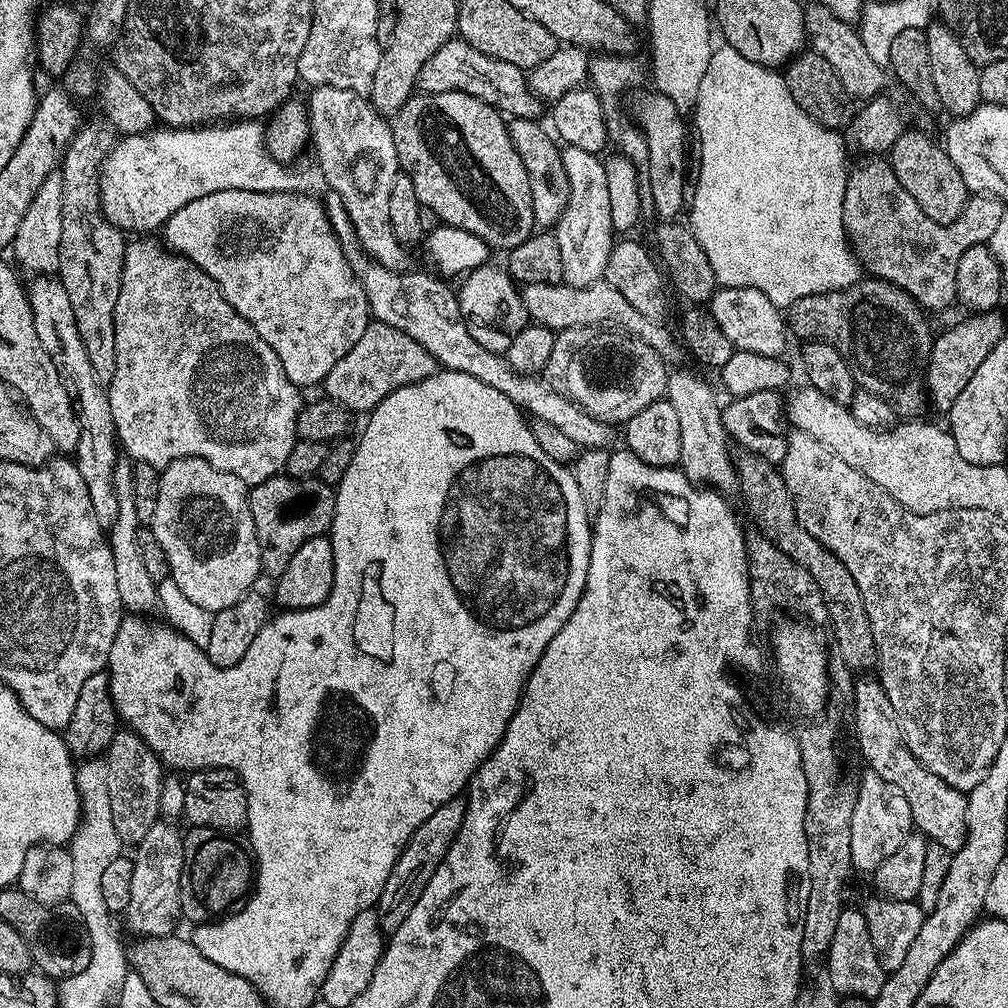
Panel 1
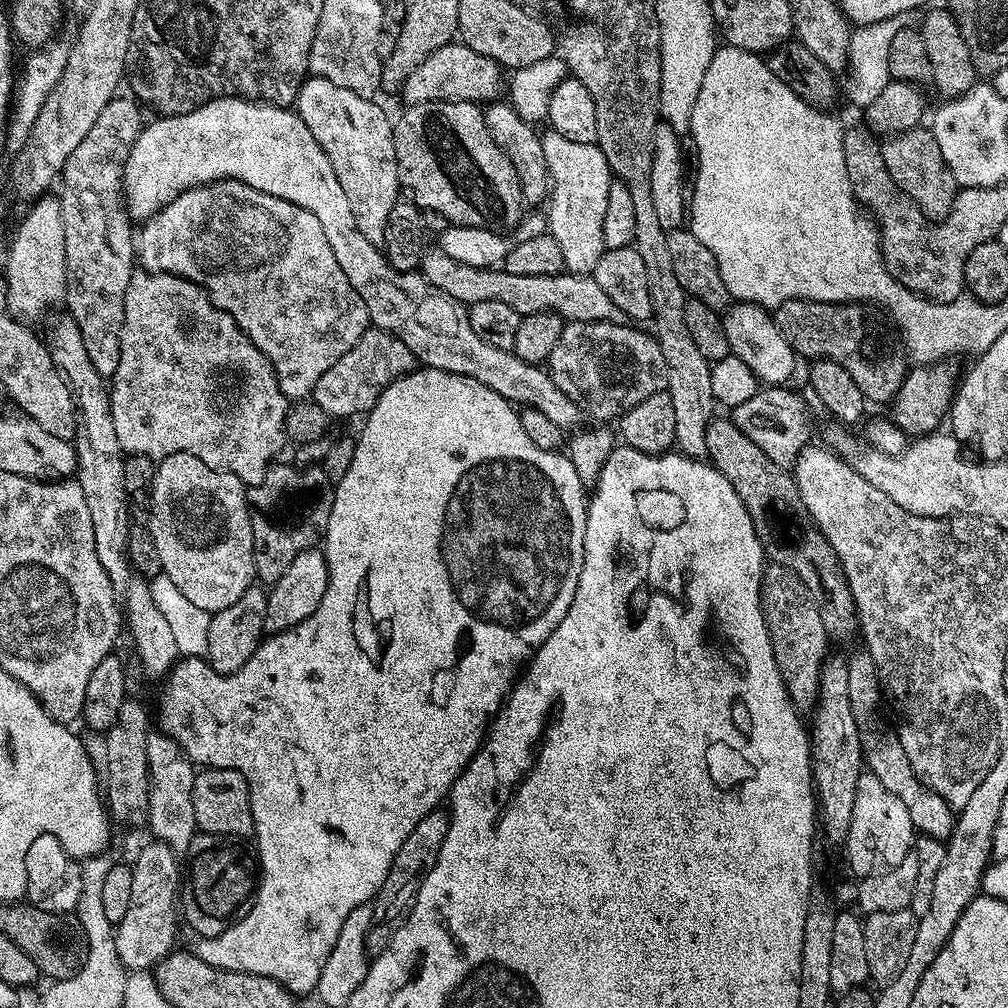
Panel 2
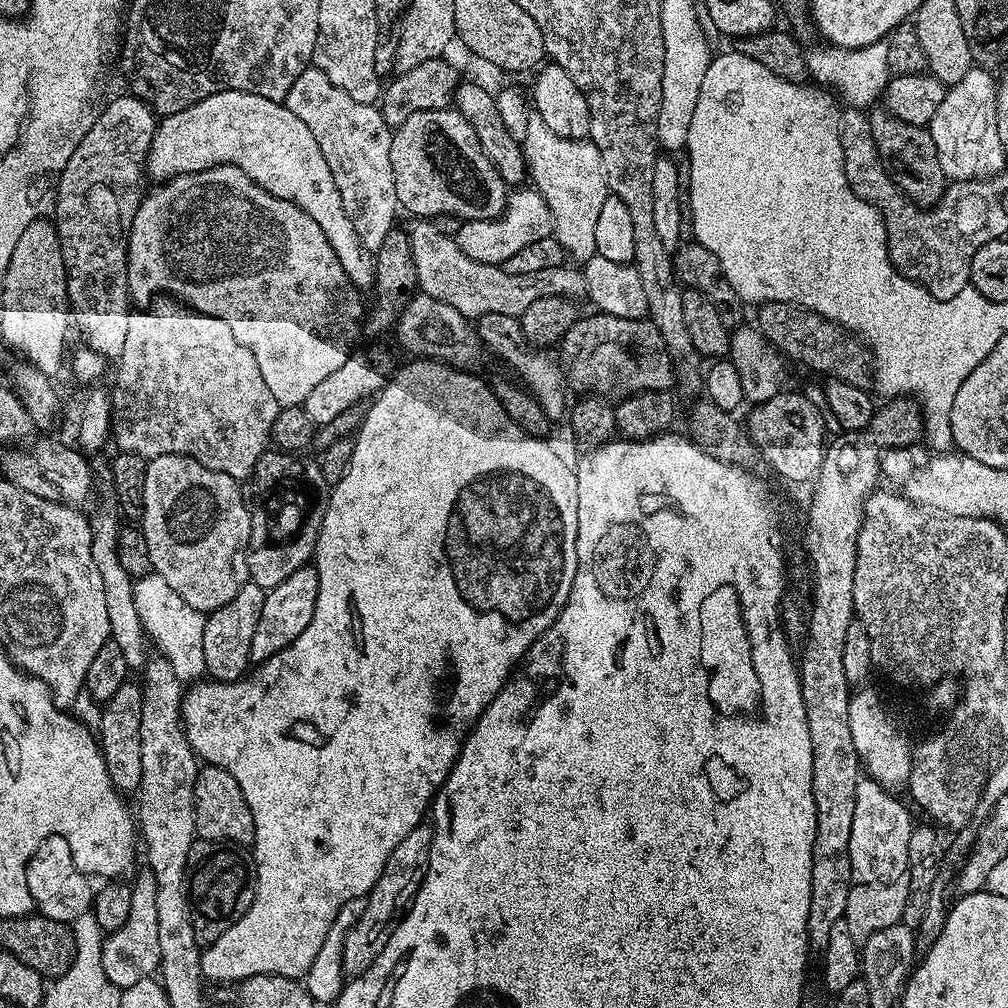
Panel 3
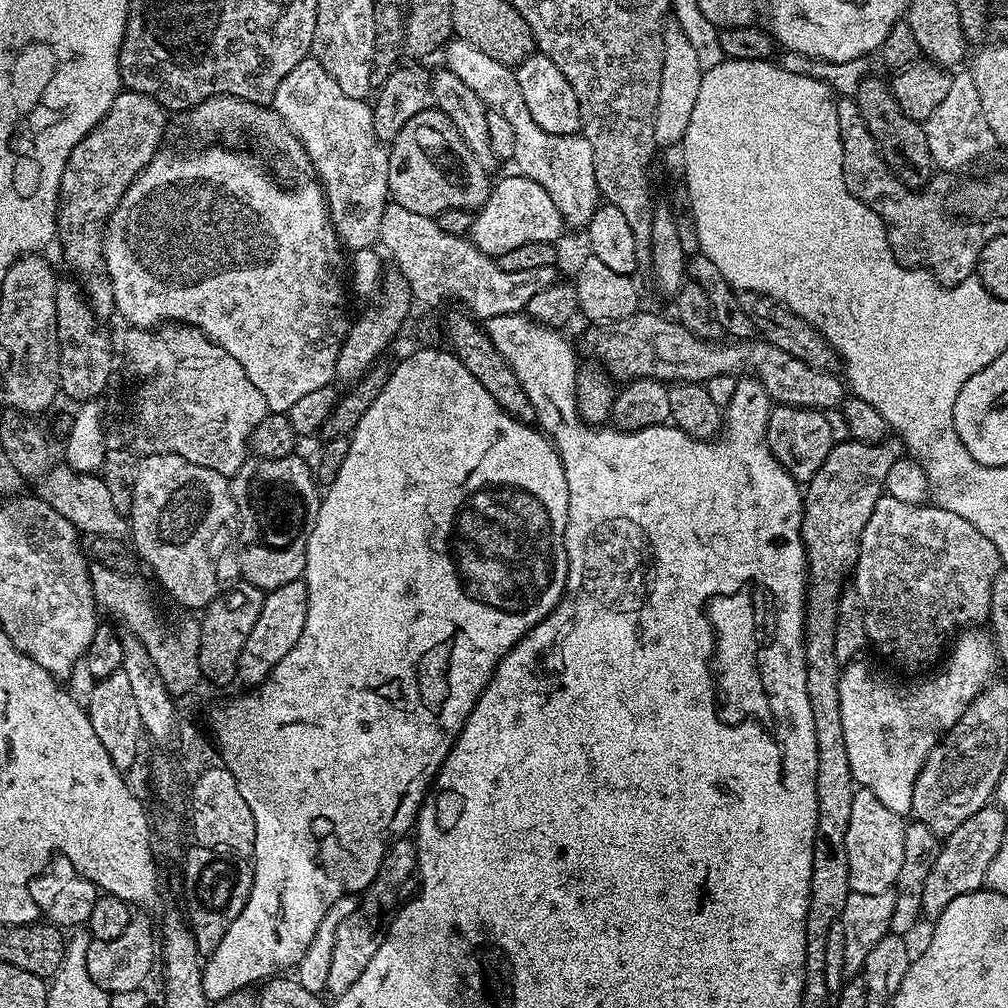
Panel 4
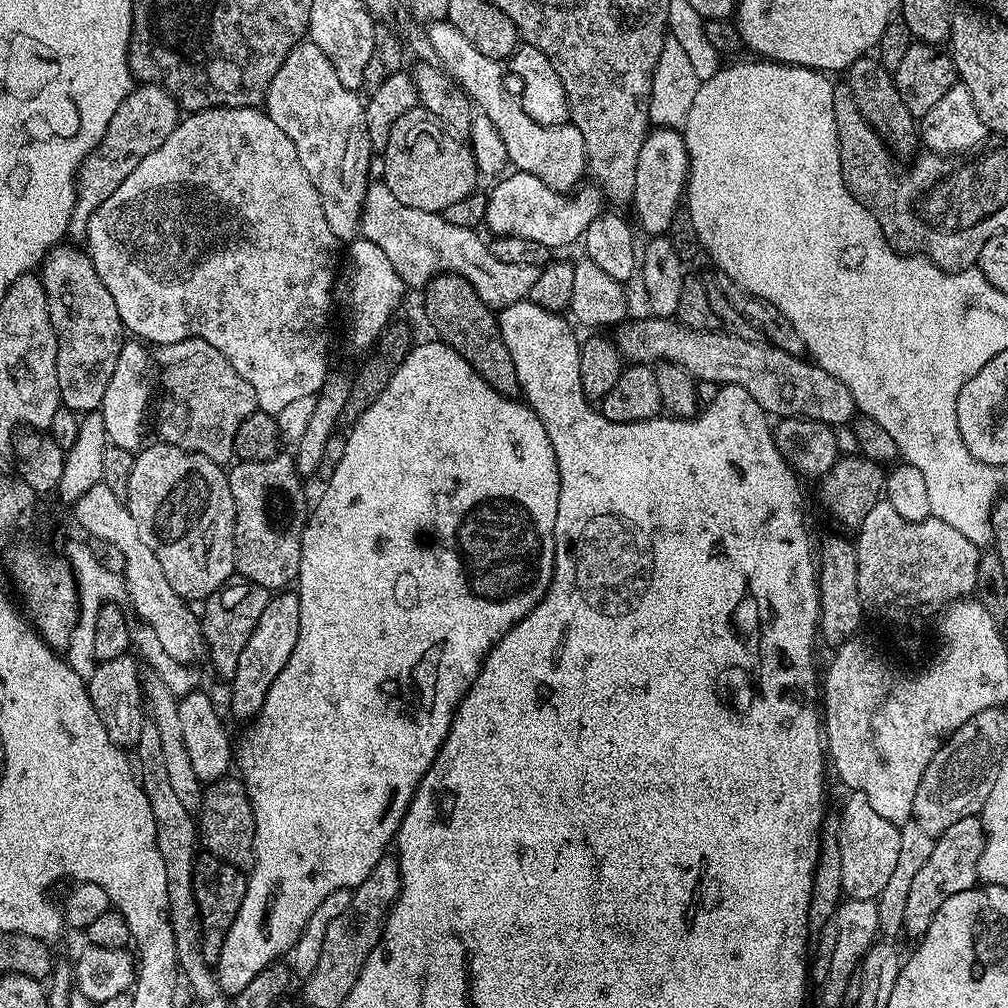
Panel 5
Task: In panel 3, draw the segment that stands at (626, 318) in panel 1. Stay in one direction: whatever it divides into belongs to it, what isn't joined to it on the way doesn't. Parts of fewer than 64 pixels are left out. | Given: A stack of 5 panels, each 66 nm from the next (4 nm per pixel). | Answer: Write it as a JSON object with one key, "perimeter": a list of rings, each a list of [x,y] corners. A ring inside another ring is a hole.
{"perimeter":[[[420,218],[415,221],[413,228],[407,229],[410,250],[414,254],[414,270],[416,271],[416,283],[419,291],[430,298],[438,298],[438,302],[446,302],[446,306],[454,306],[458,314],[469,318],[479,318],[486,314],[508,314],[520,317],[530,306],[530,302],[538,302],[538,298],[550,298],[551,296],[567,296],[579,298],[585,295],[584,274],[579,267],[551,268],[550,270],[538,270],[538,274],[506,274],[503,266],[487,264],[468,258],[457,246],[455,239],[446,234],[438,234],[436,227],[427,219]]]}

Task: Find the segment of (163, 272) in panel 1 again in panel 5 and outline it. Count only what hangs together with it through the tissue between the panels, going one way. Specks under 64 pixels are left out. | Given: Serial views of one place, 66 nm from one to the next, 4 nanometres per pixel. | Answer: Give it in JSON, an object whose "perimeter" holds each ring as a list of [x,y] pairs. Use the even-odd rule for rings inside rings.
{"perimeter":[[[190,339],[161,344],[155,349],[154,360],[158,365],[159,375],[160,372],[164,375],[164,397],[161,398],[160,405],[158,400],[154,408],[156,432],[160,435],[157,437],[163,443],[173,444],[187,452],[197,452],[199,456],[205,456],[215,464],[227,465],[234,456],[234,436],[238,434],[238,426],[242,426],[251,412],[257,411],[256,395],[250,382],[239,376],[227,358],[205,340]]]}

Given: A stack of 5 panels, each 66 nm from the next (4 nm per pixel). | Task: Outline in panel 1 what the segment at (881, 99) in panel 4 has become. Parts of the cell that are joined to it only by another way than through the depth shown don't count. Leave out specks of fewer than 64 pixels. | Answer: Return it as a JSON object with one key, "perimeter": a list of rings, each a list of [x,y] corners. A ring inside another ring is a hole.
{"perimeter":[[[906,130],[894,142],[890,153],[892,173],[902,182],[902,186],[918,202],[922,214],[939,224],[949,224],[962,214],[967,206],[970,193],[966,182],[962,182],[962,174],[958,174],[958,166],[950,162],[950,154],[944,149],[943,143],[931,140],[922,132]]]}

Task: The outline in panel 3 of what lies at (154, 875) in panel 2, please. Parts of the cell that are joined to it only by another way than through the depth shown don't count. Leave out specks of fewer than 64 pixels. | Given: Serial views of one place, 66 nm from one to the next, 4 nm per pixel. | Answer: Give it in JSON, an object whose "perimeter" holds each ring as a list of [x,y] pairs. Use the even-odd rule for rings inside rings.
{"perimeter":[[[144,870],[137,880],[131,881],[130,918],[126,918],[126,926],[122,930],[107,933],[101,946],[102,970],[110,982],[123,990],[134,986],[134,982],[142,982],[157,975],[160,958],[158,944],[158,909],[155,876]]]}

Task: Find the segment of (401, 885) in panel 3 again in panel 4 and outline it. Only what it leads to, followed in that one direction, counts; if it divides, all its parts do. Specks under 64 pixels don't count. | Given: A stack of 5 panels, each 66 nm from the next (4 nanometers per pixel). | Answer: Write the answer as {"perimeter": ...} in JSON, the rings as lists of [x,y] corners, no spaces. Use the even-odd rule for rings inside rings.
{"perimeter":[[[411,839],[397,840],[382,858],[382,866],[374,882],[370,882],[370,886],[359,897],[354,914],[350,914],[338,925],[338,934],[334,934],[334,951],[330,957],[330,974],[326,977],[327,991],[332,992],[333,997],[350,990],[350,986],[358,982],[370,958],[374,958],[374,954],[378,954],[378,946],[382,946],[390,917],[417,891],[416,854],[416,846]]]}

